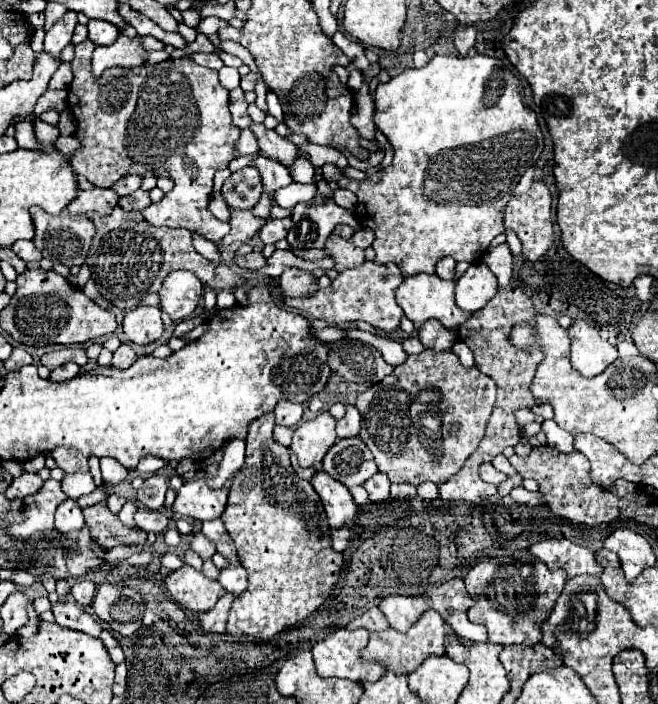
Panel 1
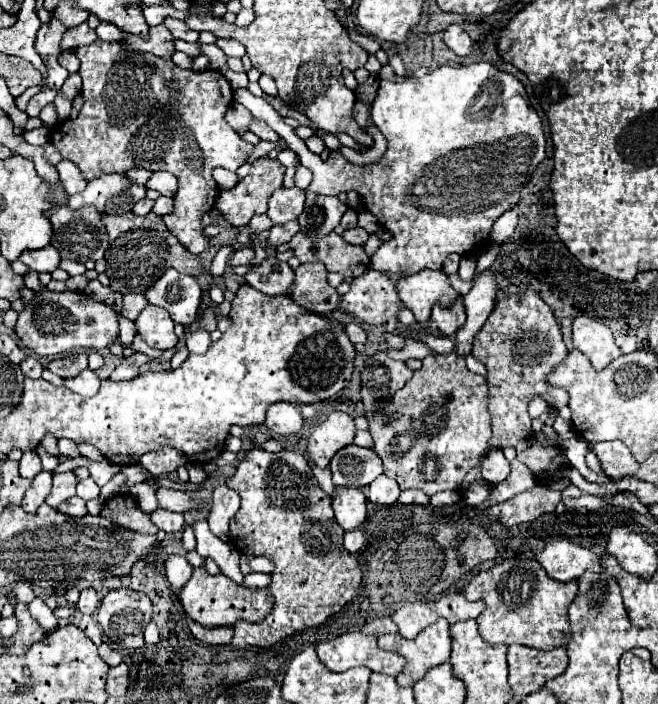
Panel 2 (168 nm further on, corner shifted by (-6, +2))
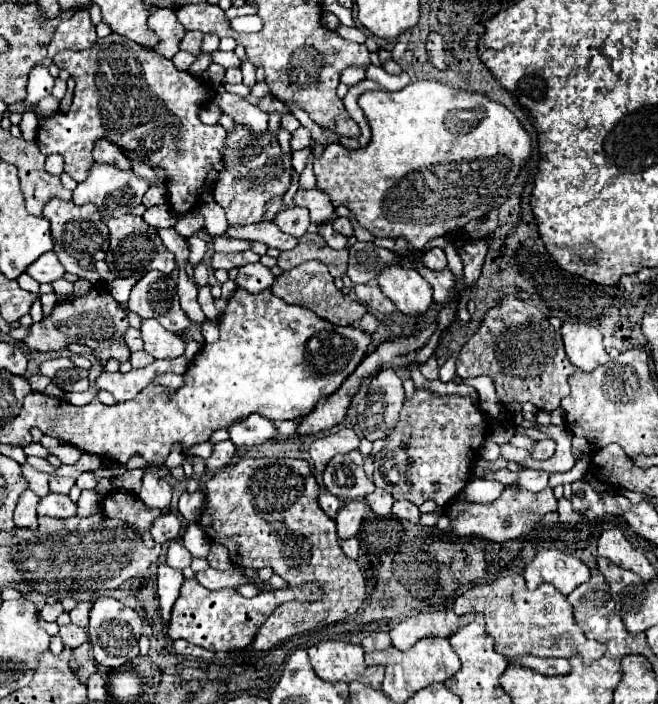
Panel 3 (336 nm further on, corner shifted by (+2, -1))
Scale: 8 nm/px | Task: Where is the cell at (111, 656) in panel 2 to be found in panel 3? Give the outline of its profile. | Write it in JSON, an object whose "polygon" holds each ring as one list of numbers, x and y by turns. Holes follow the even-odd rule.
{"polygon":[[82,644,80,648,76,648,72,652,72,658,70,658,70,668,78,674,78,680,82,684,86,684,88,676,96,672,96,664,92,662,92,648,86,644]]}

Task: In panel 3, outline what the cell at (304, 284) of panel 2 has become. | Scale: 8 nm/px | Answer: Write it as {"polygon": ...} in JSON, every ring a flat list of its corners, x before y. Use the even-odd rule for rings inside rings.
{"polygon":[[304,262,288,272,284,272,282,276,278,276,272,284,272,294,282,298,286,304,296,304,302,308,312,310,314,314,318,314,320,318,336,324,336,326,350,326,354,322,358,322,368,310,364,304,352,300,348,294,342,294,336,286,334,280,328,272,328,268,320,262]]}

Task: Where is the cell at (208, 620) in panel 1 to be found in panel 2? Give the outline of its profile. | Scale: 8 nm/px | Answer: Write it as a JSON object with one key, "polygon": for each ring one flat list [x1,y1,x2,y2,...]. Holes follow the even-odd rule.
{"polygon":[[190,621,190,633,202,641,204,645,226,645,232,641,234,629,224,625,224,627,204,627,196,621]]}

